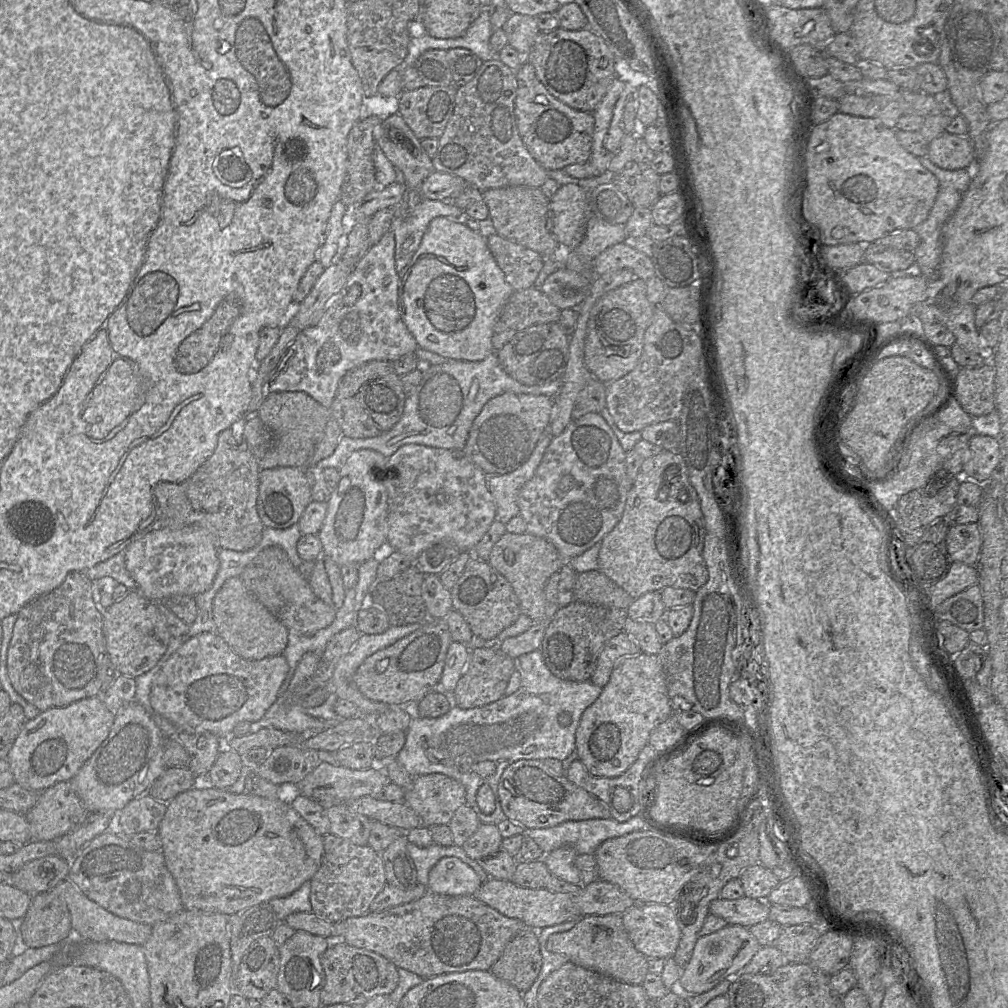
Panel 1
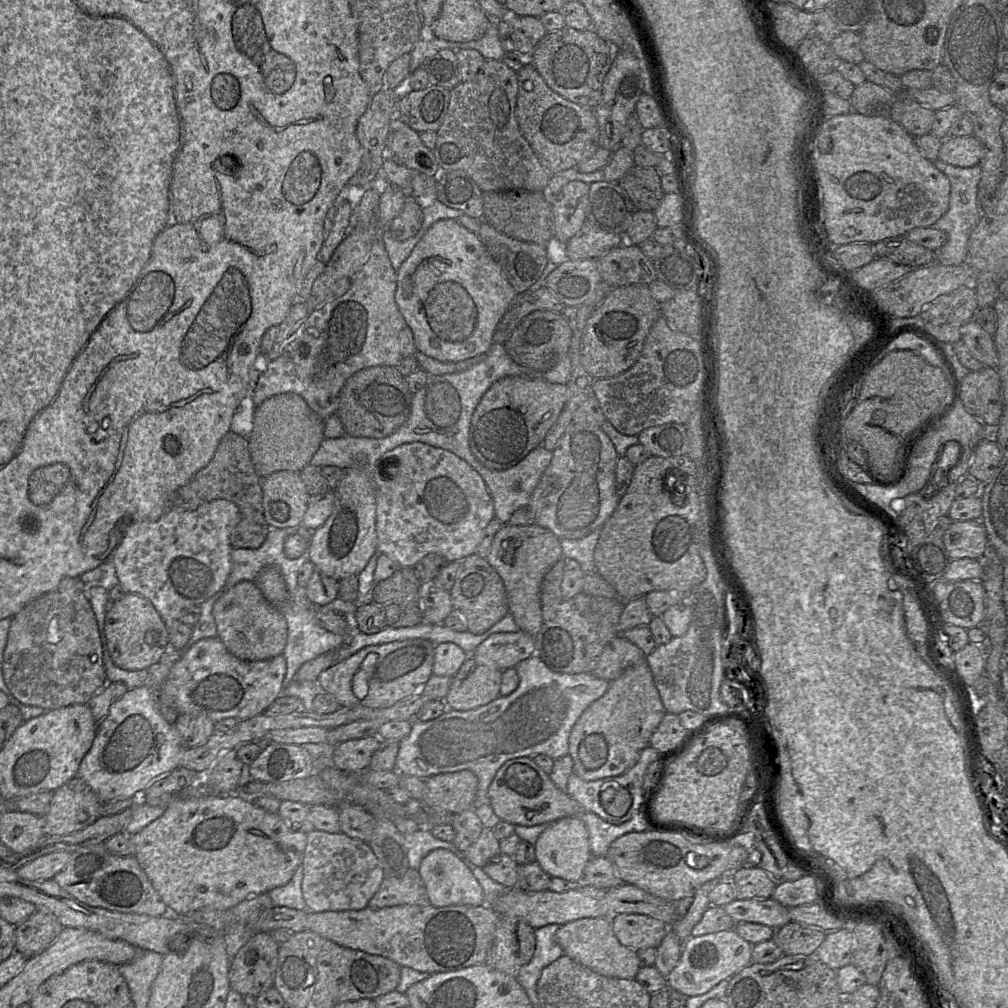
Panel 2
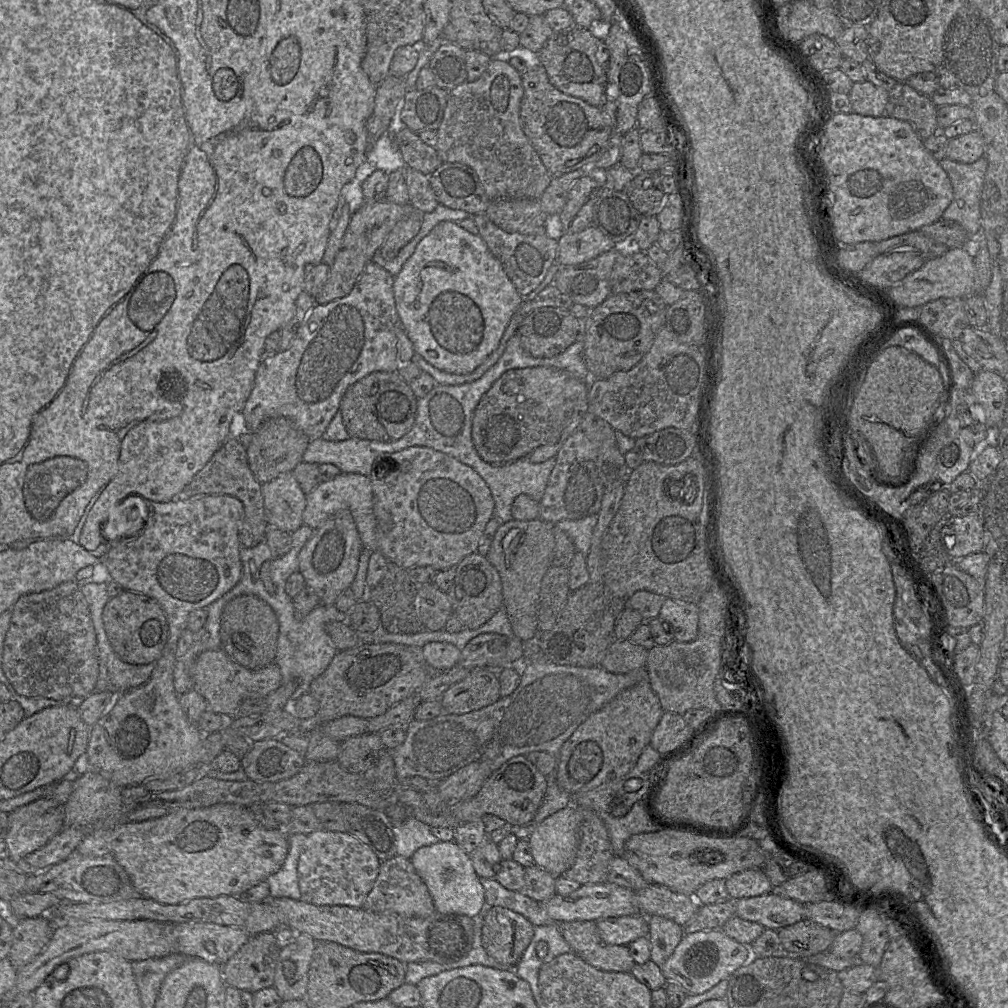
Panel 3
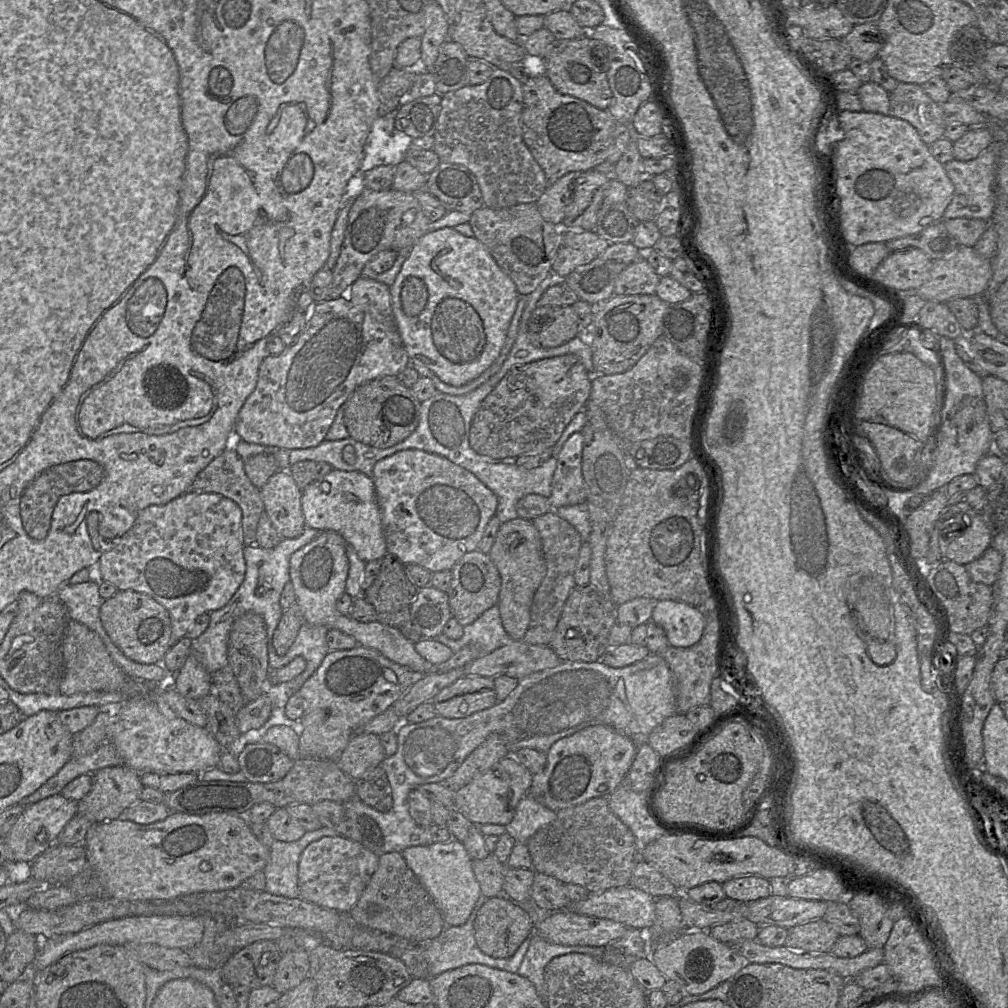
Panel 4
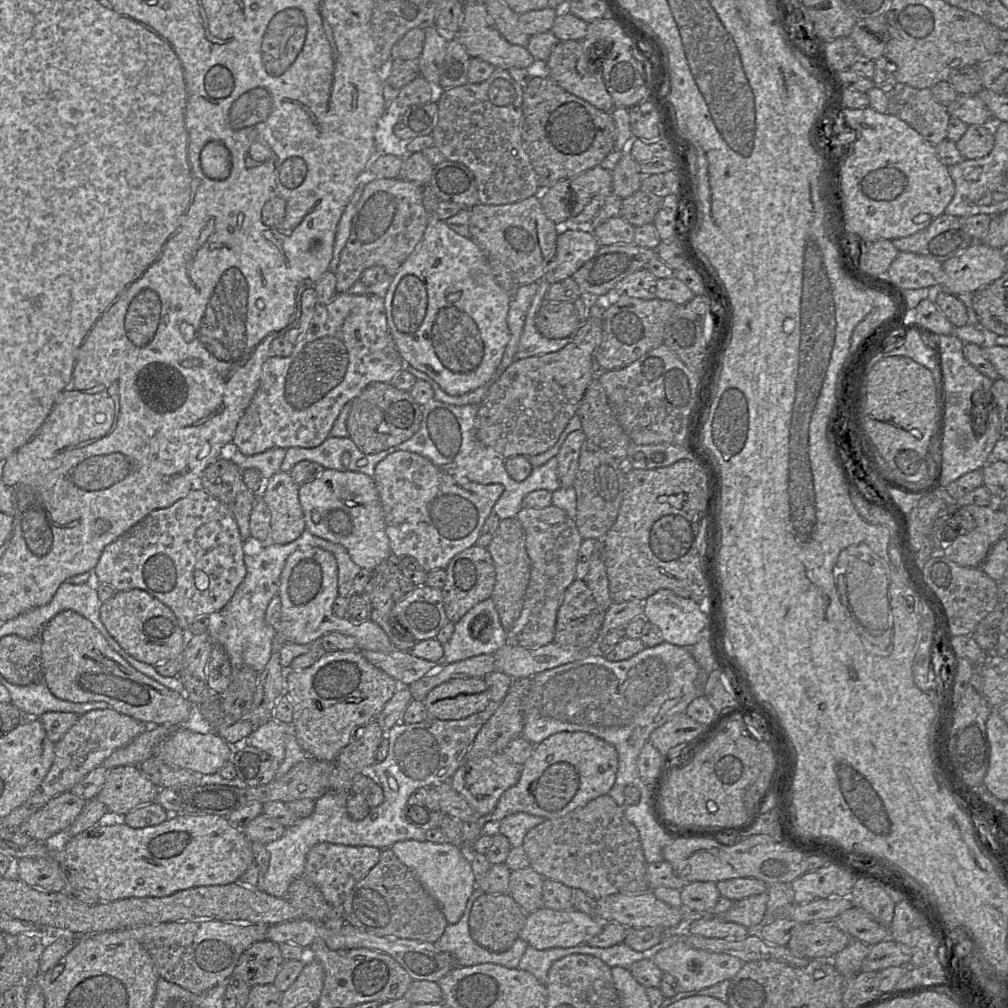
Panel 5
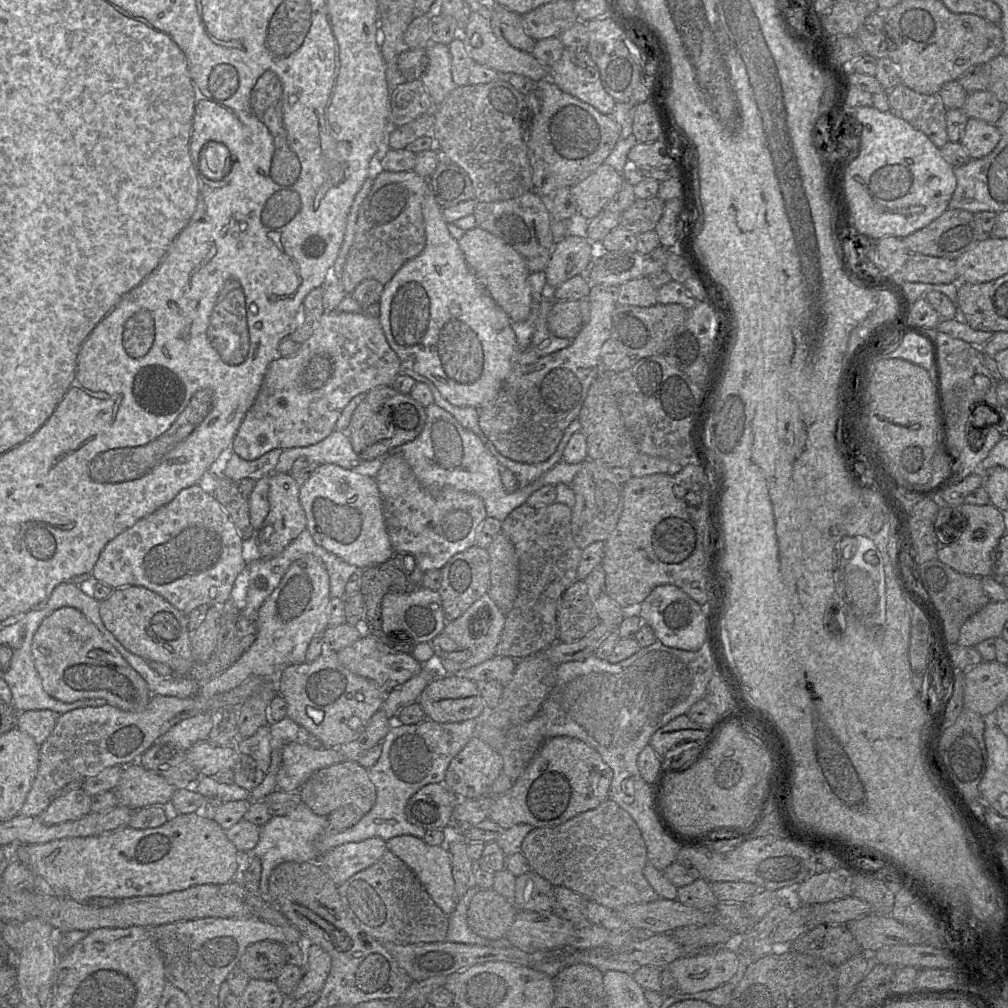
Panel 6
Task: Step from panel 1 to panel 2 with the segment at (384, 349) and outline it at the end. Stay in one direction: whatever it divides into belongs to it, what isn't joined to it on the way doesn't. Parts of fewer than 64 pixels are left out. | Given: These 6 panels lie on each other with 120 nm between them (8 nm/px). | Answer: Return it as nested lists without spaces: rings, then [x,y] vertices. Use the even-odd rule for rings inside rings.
[[[379,237],[374,241],[370,255],[366,263],[363,265],[362,269],[354,276],[351,286],[348,291],[341,297],[334,299],[332,301],[327,301],[318,308],[312,310],[300,327],[297,329],[295,334],[289,339],[285,344],[283,353],[280,357],[274,360],[267,360],[267,355],[261,355],[261,345],[260,345],[260,356],[259,363],[256,365],[257,371],[255,372],[255,387],[253,390],[253,402],[256,406],[261,404],[266,399],[282,394],[282,393],[296,393],[300,395],[308,404],[308,406],[323,420],[328,418],[333,414],[337,414],[337,409],[340,403],[340,393],[344,387],[346,381],[356,372],[373,367],[373,366],[396,366],[402,360],[414,356],[417,349],[414,342],[413,333],[410,327],[407,325],[403,315],[400,313],[397,304],[395,302],[395,293],[397,288],[397,271],[393,268],[387,251],[385,249],[383,240]]]

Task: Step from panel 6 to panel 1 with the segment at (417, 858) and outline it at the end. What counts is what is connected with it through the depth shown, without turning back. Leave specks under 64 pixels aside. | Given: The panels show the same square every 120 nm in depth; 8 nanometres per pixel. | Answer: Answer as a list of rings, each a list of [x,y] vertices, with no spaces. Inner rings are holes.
[[[443,857],[430,870],[428,891],[441,895],[473,895],[482,881],[473,868],[457,857]]]

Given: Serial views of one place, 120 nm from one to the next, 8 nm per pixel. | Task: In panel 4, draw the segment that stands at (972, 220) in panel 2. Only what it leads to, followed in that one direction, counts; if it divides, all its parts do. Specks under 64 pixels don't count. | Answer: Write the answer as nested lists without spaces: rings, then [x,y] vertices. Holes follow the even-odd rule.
[[[994,143],[973,160],[953,159],[943,165],[955,187],[952,201],[944,212],[944,219],[970,218],[990,221],[995,208],[994,185],[997,172],[996,146]]]

